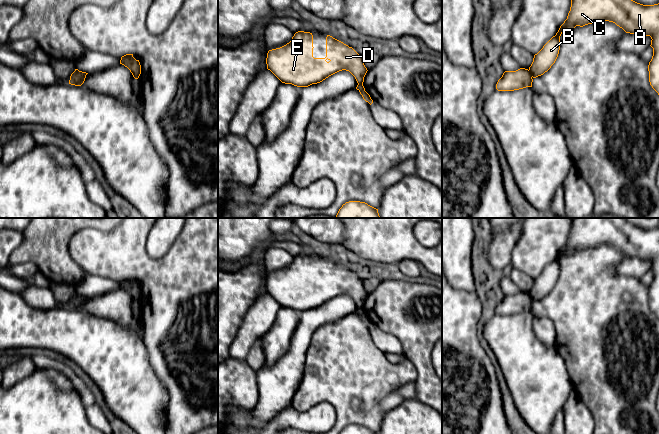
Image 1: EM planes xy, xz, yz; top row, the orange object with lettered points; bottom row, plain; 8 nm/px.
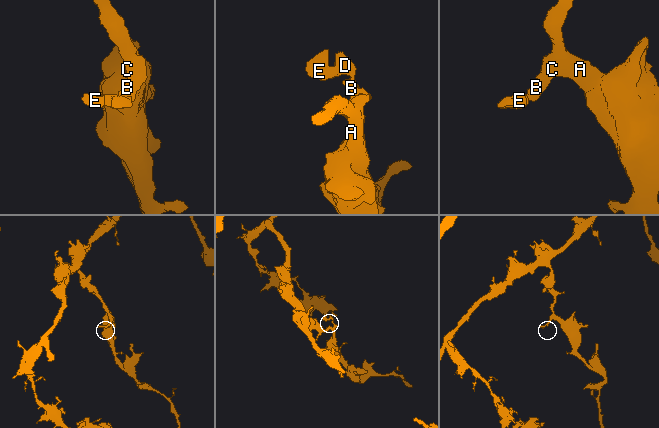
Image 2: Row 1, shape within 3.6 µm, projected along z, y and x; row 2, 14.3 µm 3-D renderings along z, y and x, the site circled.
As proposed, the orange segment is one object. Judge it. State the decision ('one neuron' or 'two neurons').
two neurons

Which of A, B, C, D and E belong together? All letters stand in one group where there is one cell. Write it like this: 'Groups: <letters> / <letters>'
Groups: A B C / D E

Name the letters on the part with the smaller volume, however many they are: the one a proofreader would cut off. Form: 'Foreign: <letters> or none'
Foreign: D, E

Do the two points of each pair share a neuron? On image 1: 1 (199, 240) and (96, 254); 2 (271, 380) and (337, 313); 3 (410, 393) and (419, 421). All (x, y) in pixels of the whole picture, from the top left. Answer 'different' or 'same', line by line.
1: same
2: same
3: different

